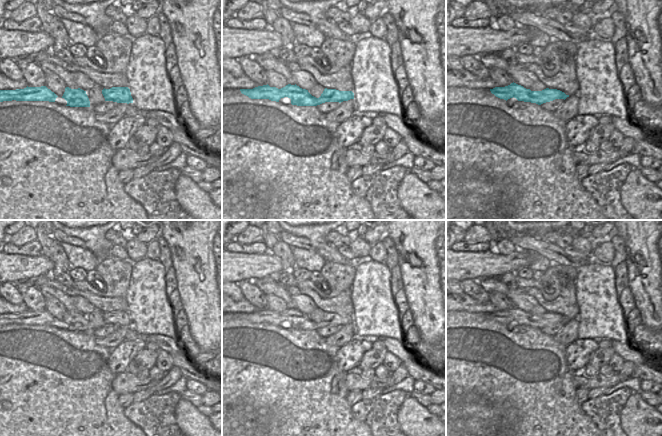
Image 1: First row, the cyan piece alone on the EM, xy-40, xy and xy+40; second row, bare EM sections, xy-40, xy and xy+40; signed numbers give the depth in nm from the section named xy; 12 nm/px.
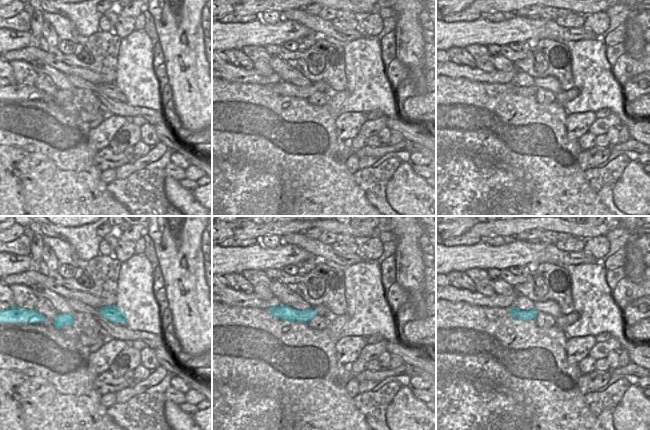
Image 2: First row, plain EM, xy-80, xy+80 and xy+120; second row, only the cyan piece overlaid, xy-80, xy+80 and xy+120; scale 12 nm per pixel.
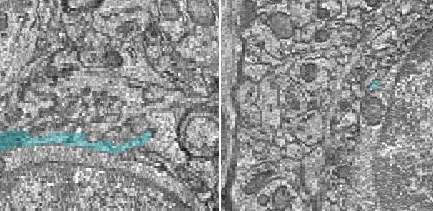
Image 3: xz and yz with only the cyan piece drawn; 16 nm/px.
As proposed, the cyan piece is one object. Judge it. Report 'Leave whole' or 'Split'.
Leave whole

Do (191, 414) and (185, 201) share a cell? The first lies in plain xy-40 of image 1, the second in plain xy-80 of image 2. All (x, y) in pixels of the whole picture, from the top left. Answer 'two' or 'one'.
one

